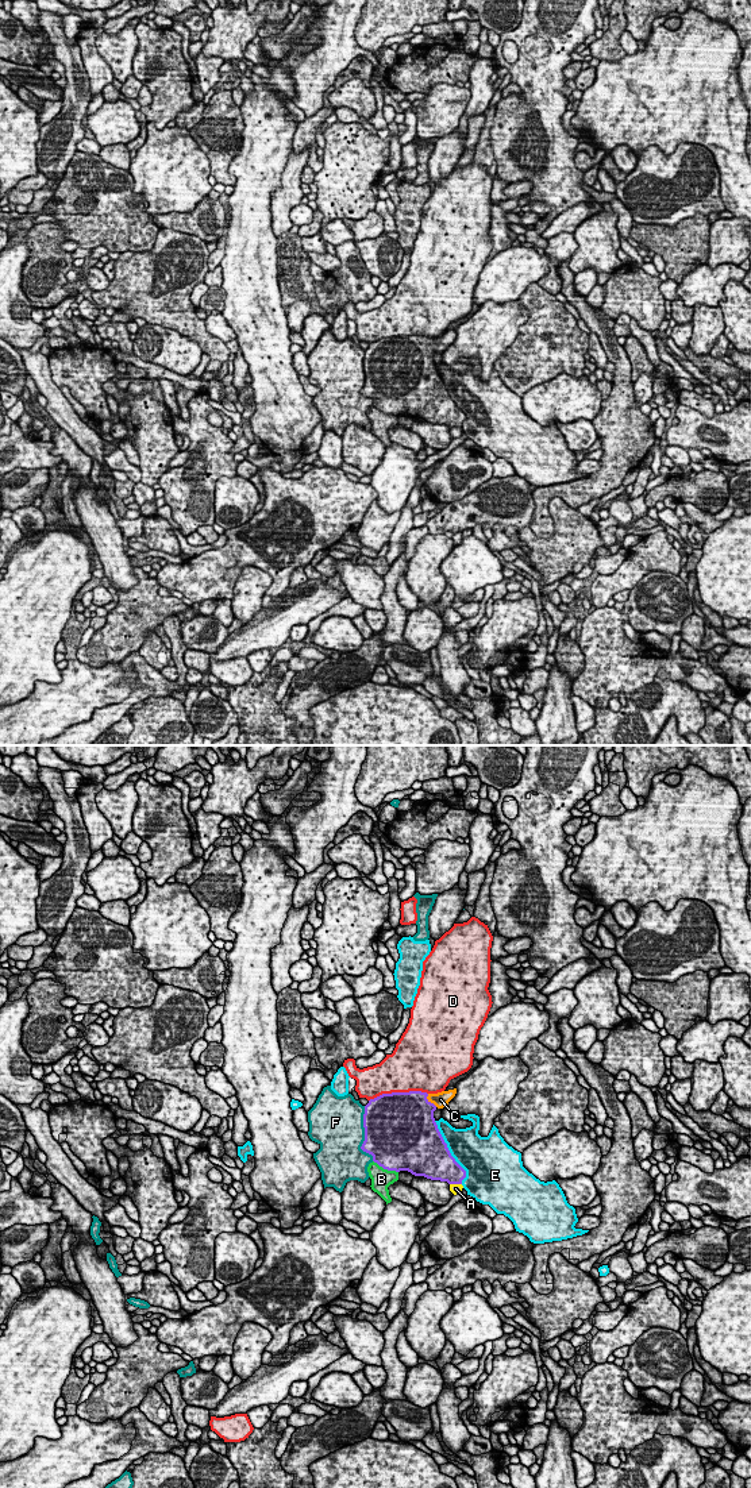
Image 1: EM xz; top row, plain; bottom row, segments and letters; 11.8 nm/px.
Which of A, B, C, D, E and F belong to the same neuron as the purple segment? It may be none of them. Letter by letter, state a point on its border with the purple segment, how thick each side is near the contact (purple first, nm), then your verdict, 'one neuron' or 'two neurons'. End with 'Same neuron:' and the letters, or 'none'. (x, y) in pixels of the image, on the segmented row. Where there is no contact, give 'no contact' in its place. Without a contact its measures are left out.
A: contact xz (455, 1183); calibres 320 and 130 nm; two neurons
B: contact xz (385, 1168); calibres 500 and 240 nm; two neurons
C: contact xz (430, 1102); calibres 480 and 190 nm; one neuron
D: contact xz (397, 1093); calibres 500 and 480 nm; two neurons
E: contact xz (449, 1152); calibres 500 and 420 nm; two neurons
F: contact xz (365, 1134); calibres 500 and 480 nm; two neurons
Same neuron: C

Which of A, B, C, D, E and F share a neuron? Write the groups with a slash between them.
A / B / C / D / E / F

